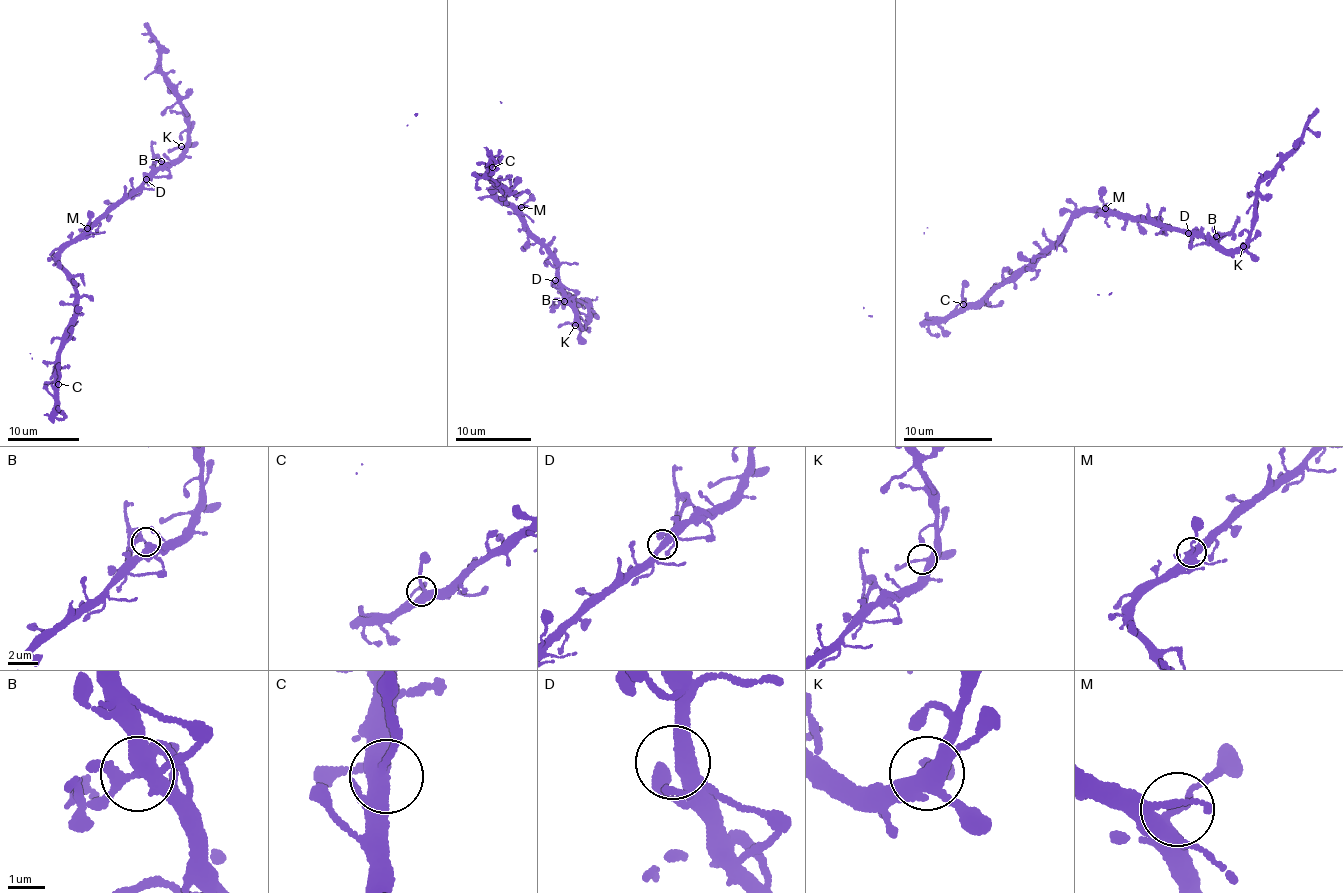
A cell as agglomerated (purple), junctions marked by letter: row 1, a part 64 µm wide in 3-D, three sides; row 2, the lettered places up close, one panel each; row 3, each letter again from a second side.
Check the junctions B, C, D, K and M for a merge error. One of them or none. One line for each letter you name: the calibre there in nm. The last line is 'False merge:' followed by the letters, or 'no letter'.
B: 280 nm
False merge: B

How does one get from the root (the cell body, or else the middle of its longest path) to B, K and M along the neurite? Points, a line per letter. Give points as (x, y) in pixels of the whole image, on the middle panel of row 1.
B: (560, 279), (563, 301)
K: (560, 279), (560, 291), (575, 313), (578, 325), (575, 325)
M: (560, 279), (558, 258), (543, 240), (531, 235), (521, 207)

